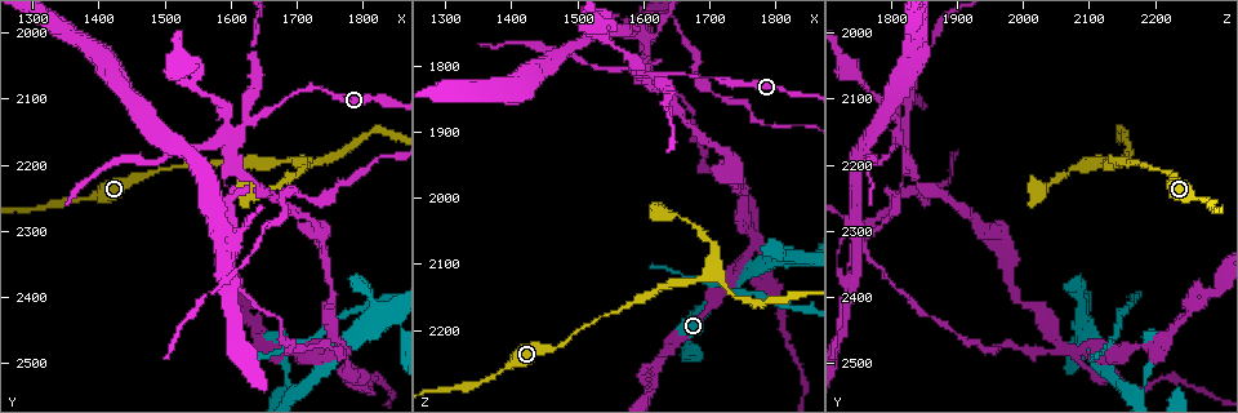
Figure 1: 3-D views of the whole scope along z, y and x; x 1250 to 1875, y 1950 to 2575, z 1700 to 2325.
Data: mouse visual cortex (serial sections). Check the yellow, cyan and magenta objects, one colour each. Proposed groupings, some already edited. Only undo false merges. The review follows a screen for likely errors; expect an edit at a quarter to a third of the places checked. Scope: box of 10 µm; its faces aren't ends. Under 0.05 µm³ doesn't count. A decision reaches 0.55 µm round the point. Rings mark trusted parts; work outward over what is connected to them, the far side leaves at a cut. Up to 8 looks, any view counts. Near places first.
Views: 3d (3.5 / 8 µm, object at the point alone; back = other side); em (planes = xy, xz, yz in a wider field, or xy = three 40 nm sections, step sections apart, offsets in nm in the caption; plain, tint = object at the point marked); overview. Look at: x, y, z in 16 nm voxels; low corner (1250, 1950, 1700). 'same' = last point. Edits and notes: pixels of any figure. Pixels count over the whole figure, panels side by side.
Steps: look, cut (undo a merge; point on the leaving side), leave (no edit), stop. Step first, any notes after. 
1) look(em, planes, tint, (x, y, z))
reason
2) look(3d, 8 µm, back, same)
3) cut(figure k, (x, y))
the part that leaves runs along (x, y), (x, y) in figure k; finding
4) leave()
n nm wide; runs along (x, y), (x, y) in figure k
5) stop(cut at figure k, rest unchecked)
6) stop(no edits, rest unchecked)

look(3d, 3.5 µm, (1695, 2095, 1820))
thin neck

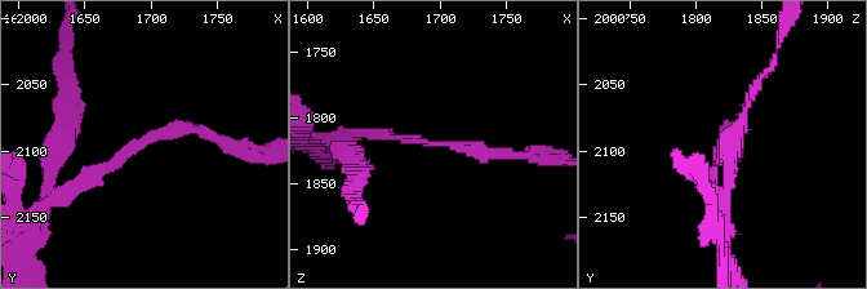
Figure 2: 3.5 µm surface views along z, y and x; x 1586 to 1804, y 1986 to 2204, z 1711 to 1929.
look(em, xy, step 1, tint, (1694, 2096, 1822))
arms of 150, 150 nm; shape alone is not enough

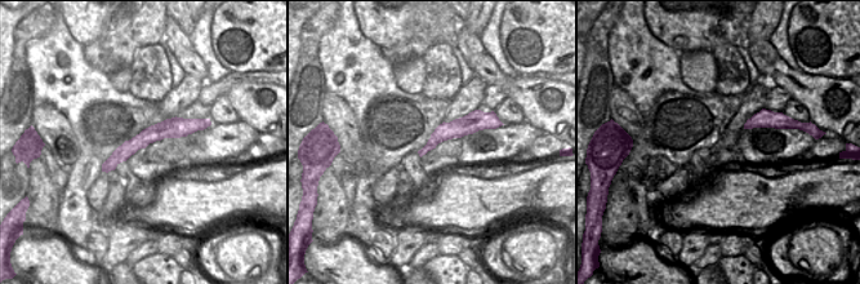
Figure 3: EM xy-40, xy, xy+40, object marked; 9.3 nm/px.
leave()
all the same cell

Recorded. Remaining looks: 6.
look(3d, 3.5 µm, (1705, 2190, 2115))

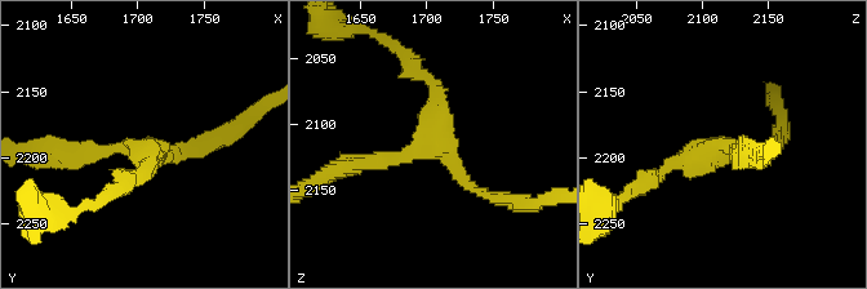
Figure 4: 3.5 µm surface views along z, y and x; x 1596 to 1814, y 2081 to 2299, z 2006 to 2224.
look(em, xy, step 1, tint, (1706, 2192, 2118))
need the tissue

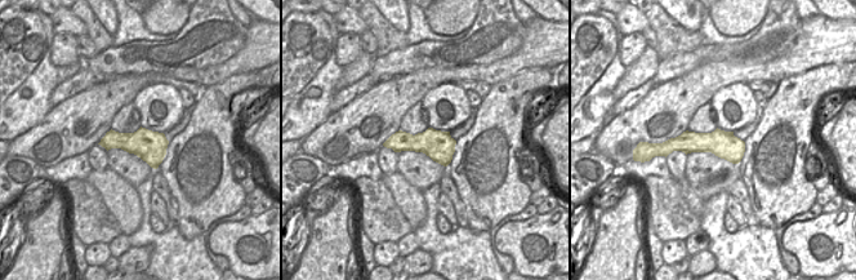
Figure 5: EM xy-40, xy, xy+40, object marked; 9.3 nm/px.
leave()
3 arms; runs along (354, 165), (436, 146), (425, 76) in figure 4; all the same cell

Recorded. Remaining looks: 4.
look(3d, 8 µm, (1690, 2530, 2185))
thin neck

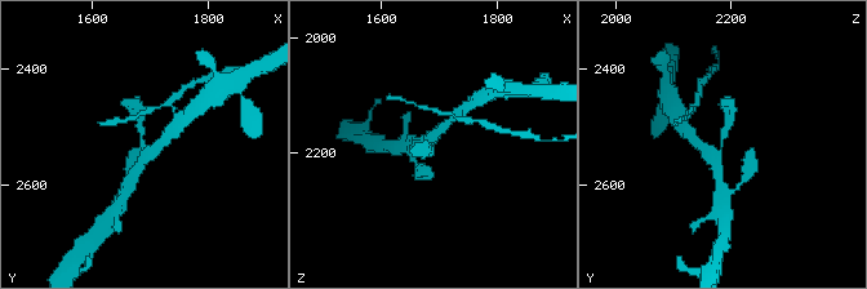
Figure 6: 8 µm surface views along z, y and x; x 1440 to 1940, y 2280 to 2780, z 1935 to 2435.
look(em, xy, step 2, tint, same)
3 arms; arms of 200, 250, 300 nm; now the EM

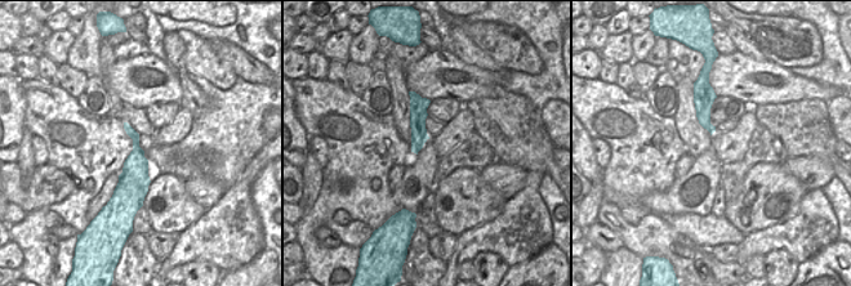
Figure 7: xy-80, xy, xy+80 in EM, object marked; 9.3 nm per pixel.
leave()
runs along (413, 95), (418, 104), (415, 148) in figure 7; continuous, no second cell

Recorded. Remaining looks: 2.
stop(no edits, rest unchecked)

